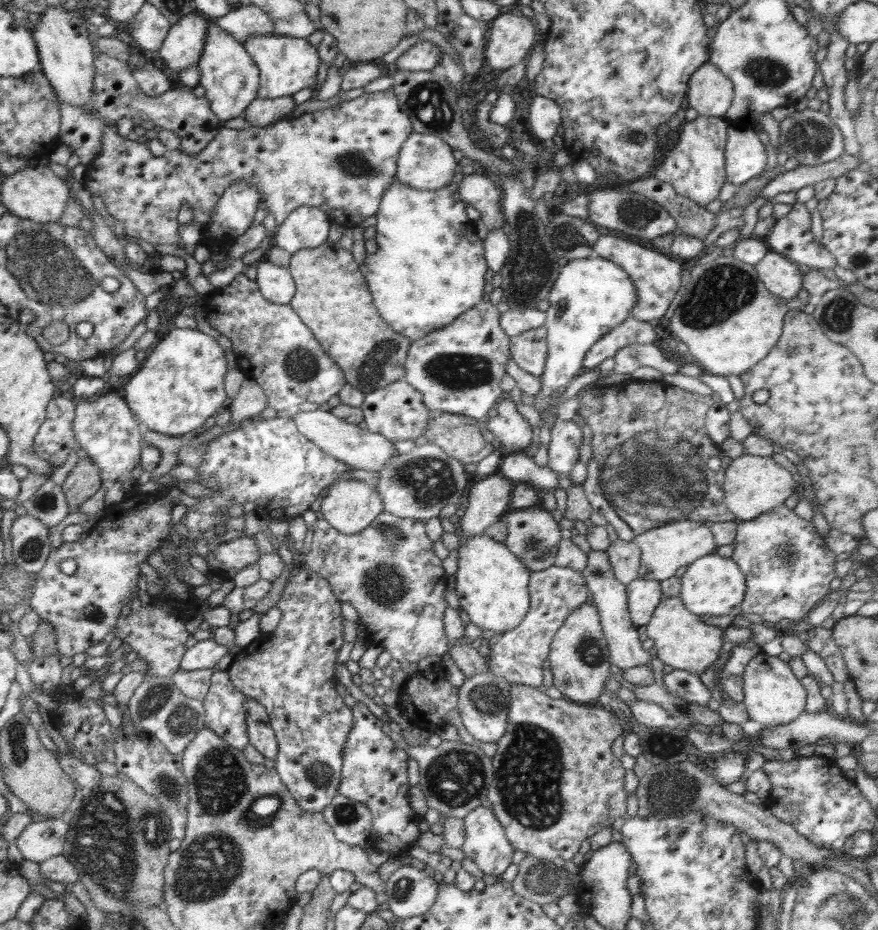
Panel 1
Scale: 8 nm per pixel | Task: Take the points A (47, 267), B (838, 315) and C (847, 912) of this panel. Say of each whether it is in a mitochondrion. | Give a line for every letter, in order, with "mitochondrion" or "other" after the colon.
A: mitochondrion
B: mitochondrion
C: mitochondrion

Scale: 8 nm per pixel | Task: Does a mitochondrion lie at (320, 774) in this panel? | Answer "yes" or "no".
yes

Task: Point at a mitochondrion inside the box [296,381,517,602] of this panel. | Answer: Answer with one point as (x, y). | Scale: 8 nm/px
(428, 480)

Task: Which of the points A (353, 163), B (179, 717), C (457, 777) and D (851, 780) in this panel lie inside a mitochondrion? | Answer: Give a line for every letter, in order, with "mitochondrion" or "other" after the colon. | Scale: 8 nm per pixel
A: mitochondrion
B: mitochondrion
C: mitochondrion
D: other

